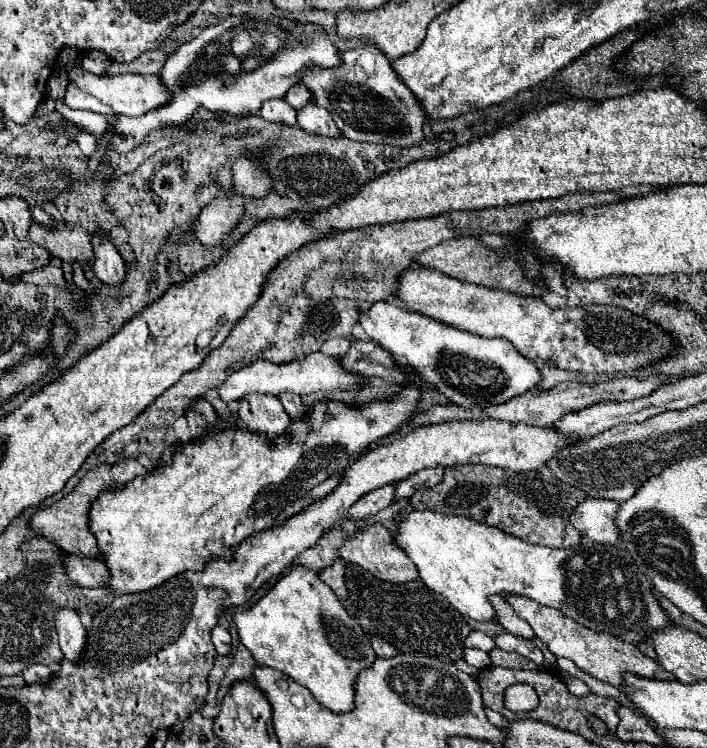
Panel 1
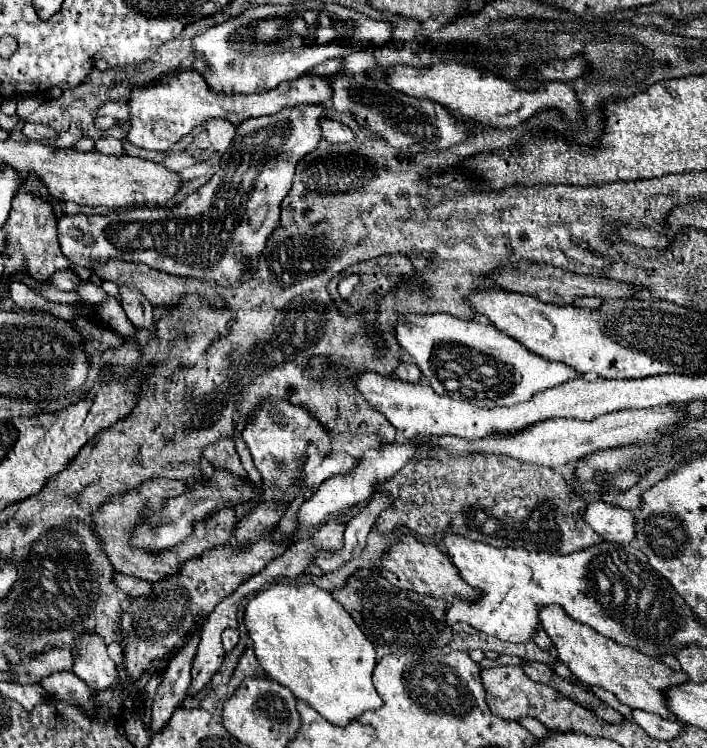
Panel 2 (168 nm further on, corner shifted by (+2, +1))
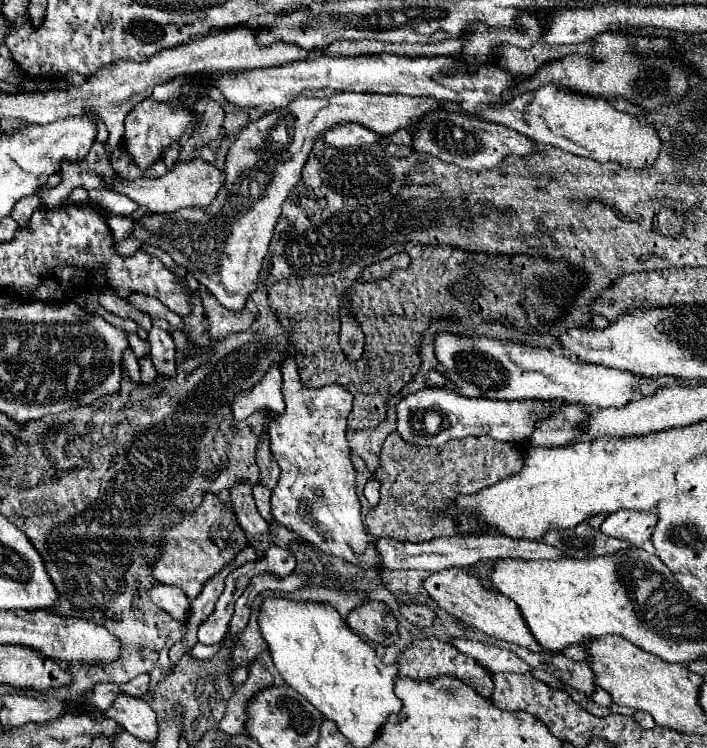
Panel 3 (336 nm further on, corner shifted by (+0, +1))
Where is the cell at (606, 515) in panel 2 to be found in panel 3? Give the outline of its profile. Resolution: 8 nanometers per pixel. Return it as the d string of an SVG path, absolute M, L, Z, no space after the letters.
M617 510L607 514L601 524L601 532L613 538L621 538L631 546L643 546L657 524L657 516L653 512L635 512L635 510Z

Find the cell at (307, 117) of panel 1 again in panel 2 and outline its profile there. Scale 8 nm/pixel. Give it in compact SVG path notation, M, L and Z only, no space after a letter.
M323 120L323 138L331 144L341 144L341 142L351 142L353 140L353 130L341 122L327 122Z

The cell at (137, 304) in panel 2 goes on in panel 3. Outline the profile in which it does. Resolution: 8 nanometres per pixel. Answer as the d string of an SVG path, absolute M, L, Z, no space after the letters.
M149 330L147 338L151 346L151 360L157 372L173 376L175 374L175 344L165 330Z

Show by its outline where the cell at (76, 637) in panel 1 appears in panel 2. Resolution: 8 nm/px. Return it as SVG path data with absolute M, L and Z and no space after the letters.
M83 634L83 638L77 640L73 672L99 692L117 690L121 686L119 668L109 658L107 646L103 646L101 638L95 638L95 634Z

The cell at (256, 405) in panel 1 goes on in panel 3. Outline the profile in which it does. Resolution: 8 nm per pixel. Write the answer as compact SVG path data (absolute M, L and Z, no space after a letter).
M294 358L284 362L281 372L285 412L267 426L271 452L281 468L279 482L271 496L271 516L279 526L291 528L327 554L361 568L377 568L377 552L361 520L361 506L355 494L355 470L349 460L351 448L345 438L353 396L339 384L323 388L303 386Z

